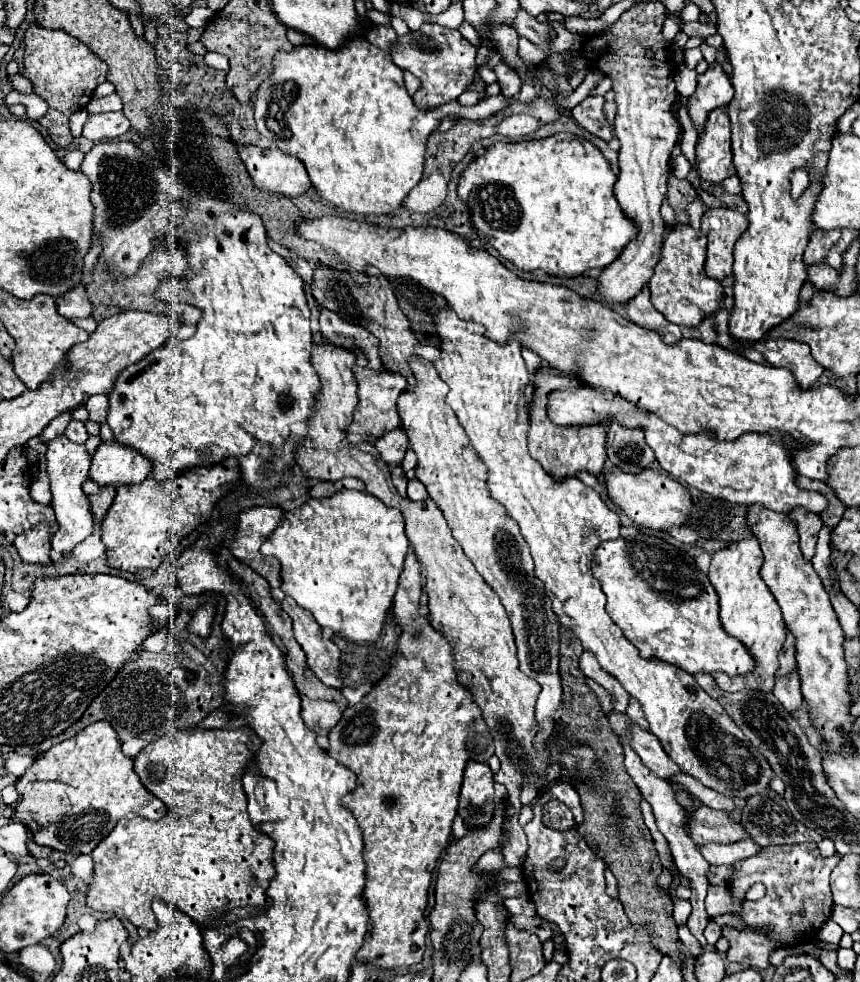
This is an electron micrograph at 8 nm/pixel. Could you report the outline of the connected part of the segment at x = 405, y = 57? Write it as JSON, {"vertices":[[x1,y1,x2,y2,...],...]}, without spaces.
{"vertices":[[423,24,417,32,397,36,391,46,393,64,401,70,409,70,421,80,421,88,413,94,413,102,421,110,439,108,451,100,457,100,467,90,477,72,475,54,477,48,465,40,459,30,449,30,439,24]]}

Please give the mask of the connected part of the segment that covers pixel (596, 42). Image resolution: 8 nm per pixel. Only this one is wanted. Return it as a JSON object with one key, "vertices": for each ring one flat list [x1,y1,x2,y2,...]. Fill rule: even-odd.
{"vertices":[[637,2,625,10,615,24,601,34,585,38,583,58,589,68,595,68,613,80,617,116,615,134,621,140,619,150,619,180,615,196,625,214,639,226,639,236,625,246,615,262,603,268,597,278,597,292,607,306,625,304,635,298,653,276,653,268,661,256,665,222,659,214,667,194,667,178,671,174,671,150,681,136,681,124,675,114,675,64,669,60,669,42,661,36,667,8,663,2],[651,50,651,58,647,58]]}

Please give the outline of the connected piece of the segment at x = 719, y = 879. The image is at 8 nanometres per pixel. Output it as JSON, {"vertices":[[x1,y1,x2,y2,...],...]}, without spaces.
{"vertices":[[709,866,707,880,711,886,727,886,733,880,733,868,731,866]]}

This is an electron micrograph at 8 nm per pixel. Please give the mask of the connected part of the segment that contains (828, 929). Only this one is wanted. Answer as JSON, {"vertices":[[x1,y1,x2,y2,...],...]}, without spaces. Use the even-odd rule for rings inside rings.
{"vertices":[[829,920,829,922,819,930,819,938,825,940,825,942,831,942,831,944,839,944,841,936,843,936,843,930,841,930,841,926,839,926,837,922,833,922,833,920]]}

